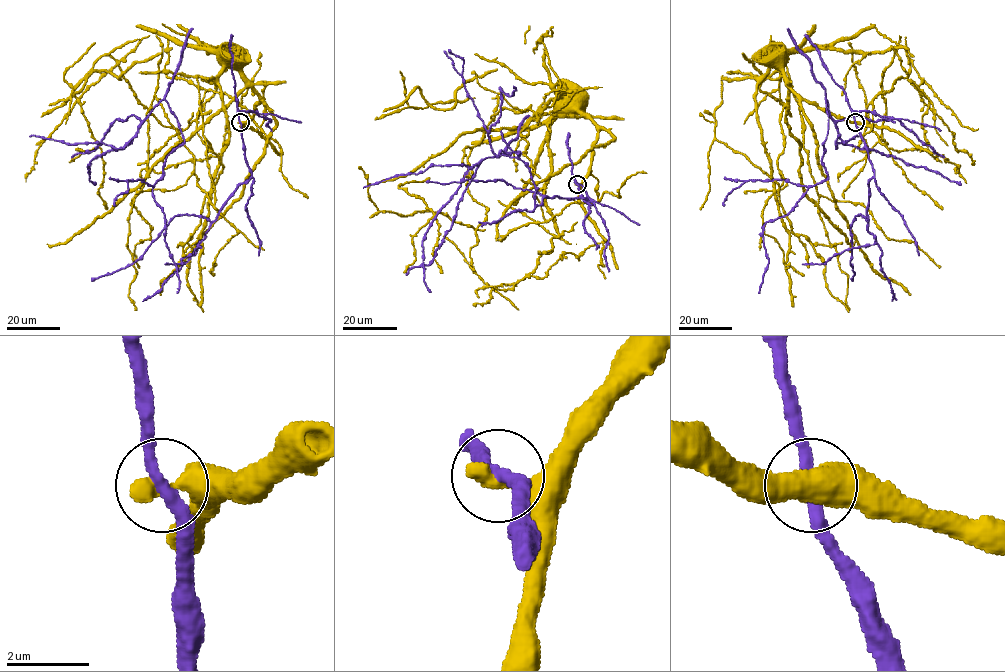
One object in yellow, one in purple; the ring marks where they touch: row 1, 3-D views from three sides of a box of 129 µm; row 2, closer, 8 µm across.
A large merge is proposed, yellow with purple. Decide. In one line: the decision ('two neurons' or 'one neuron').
one neuron

